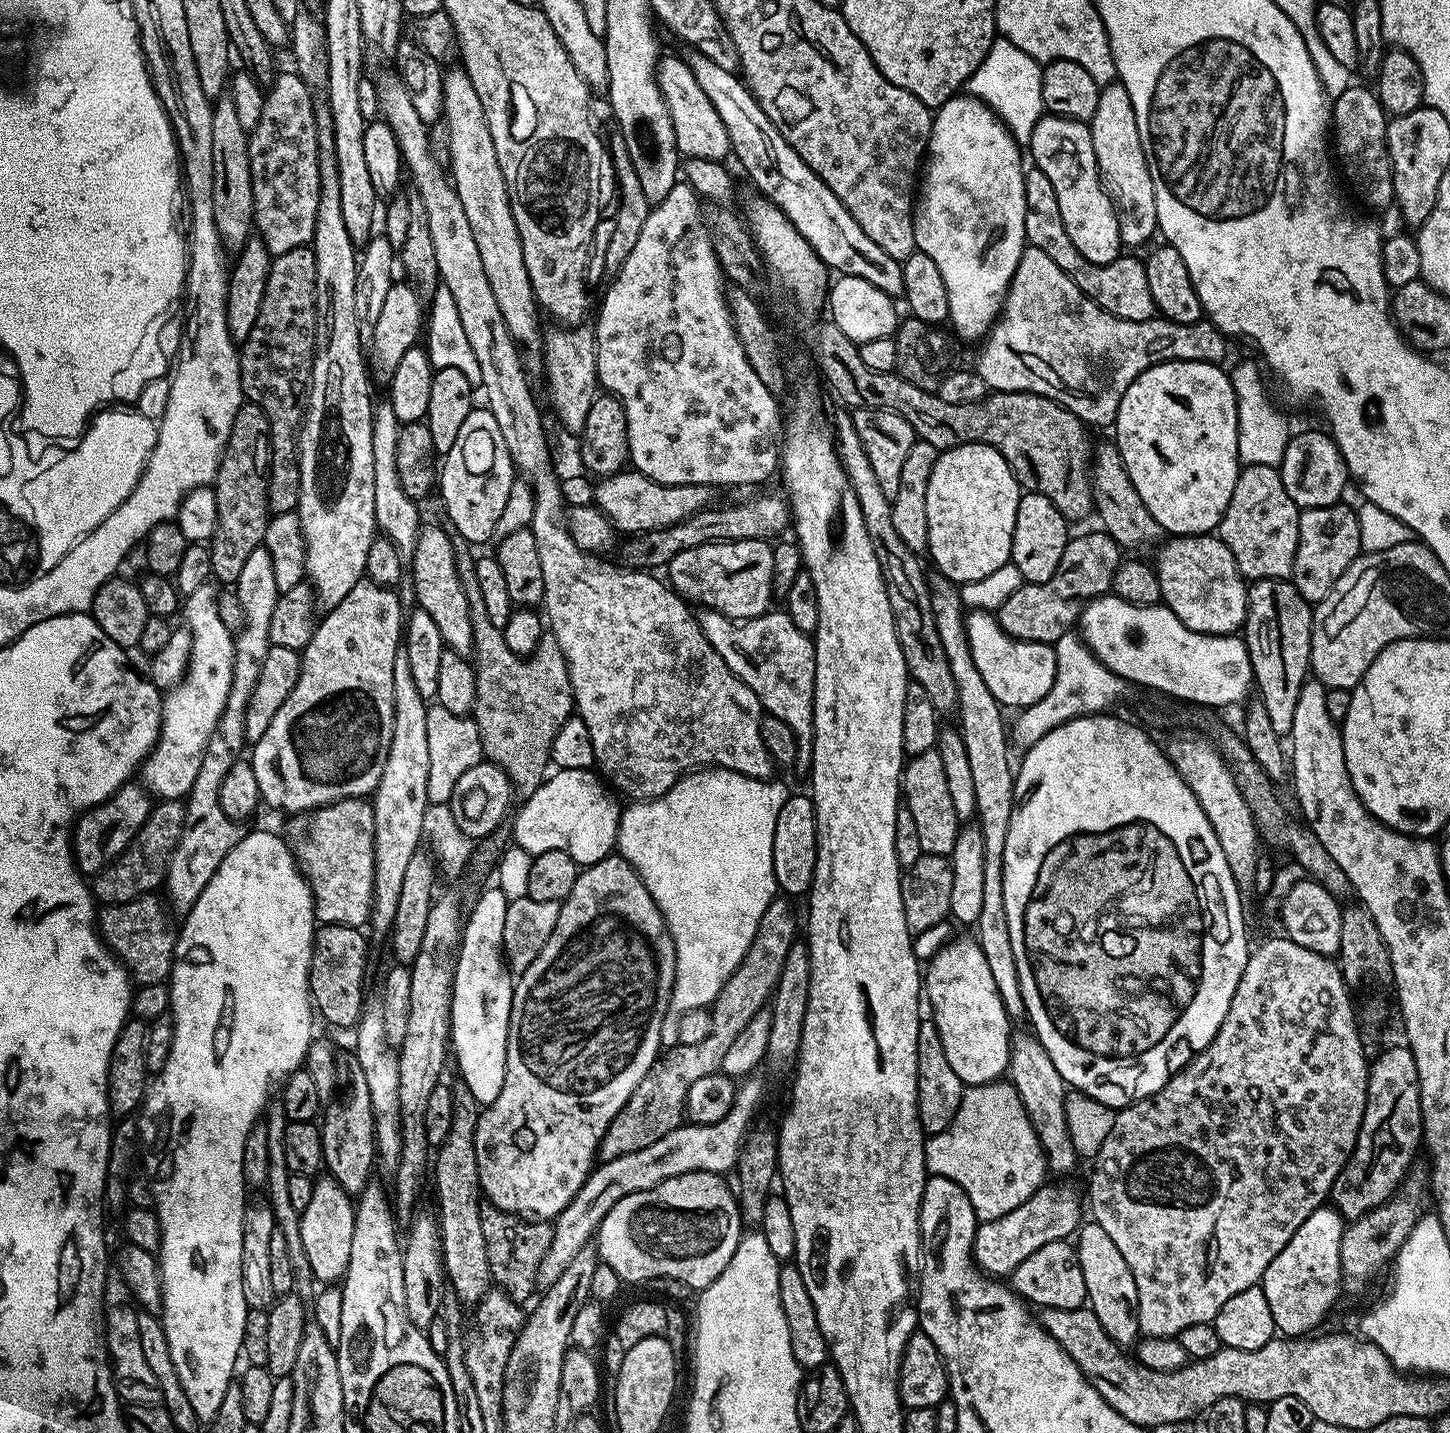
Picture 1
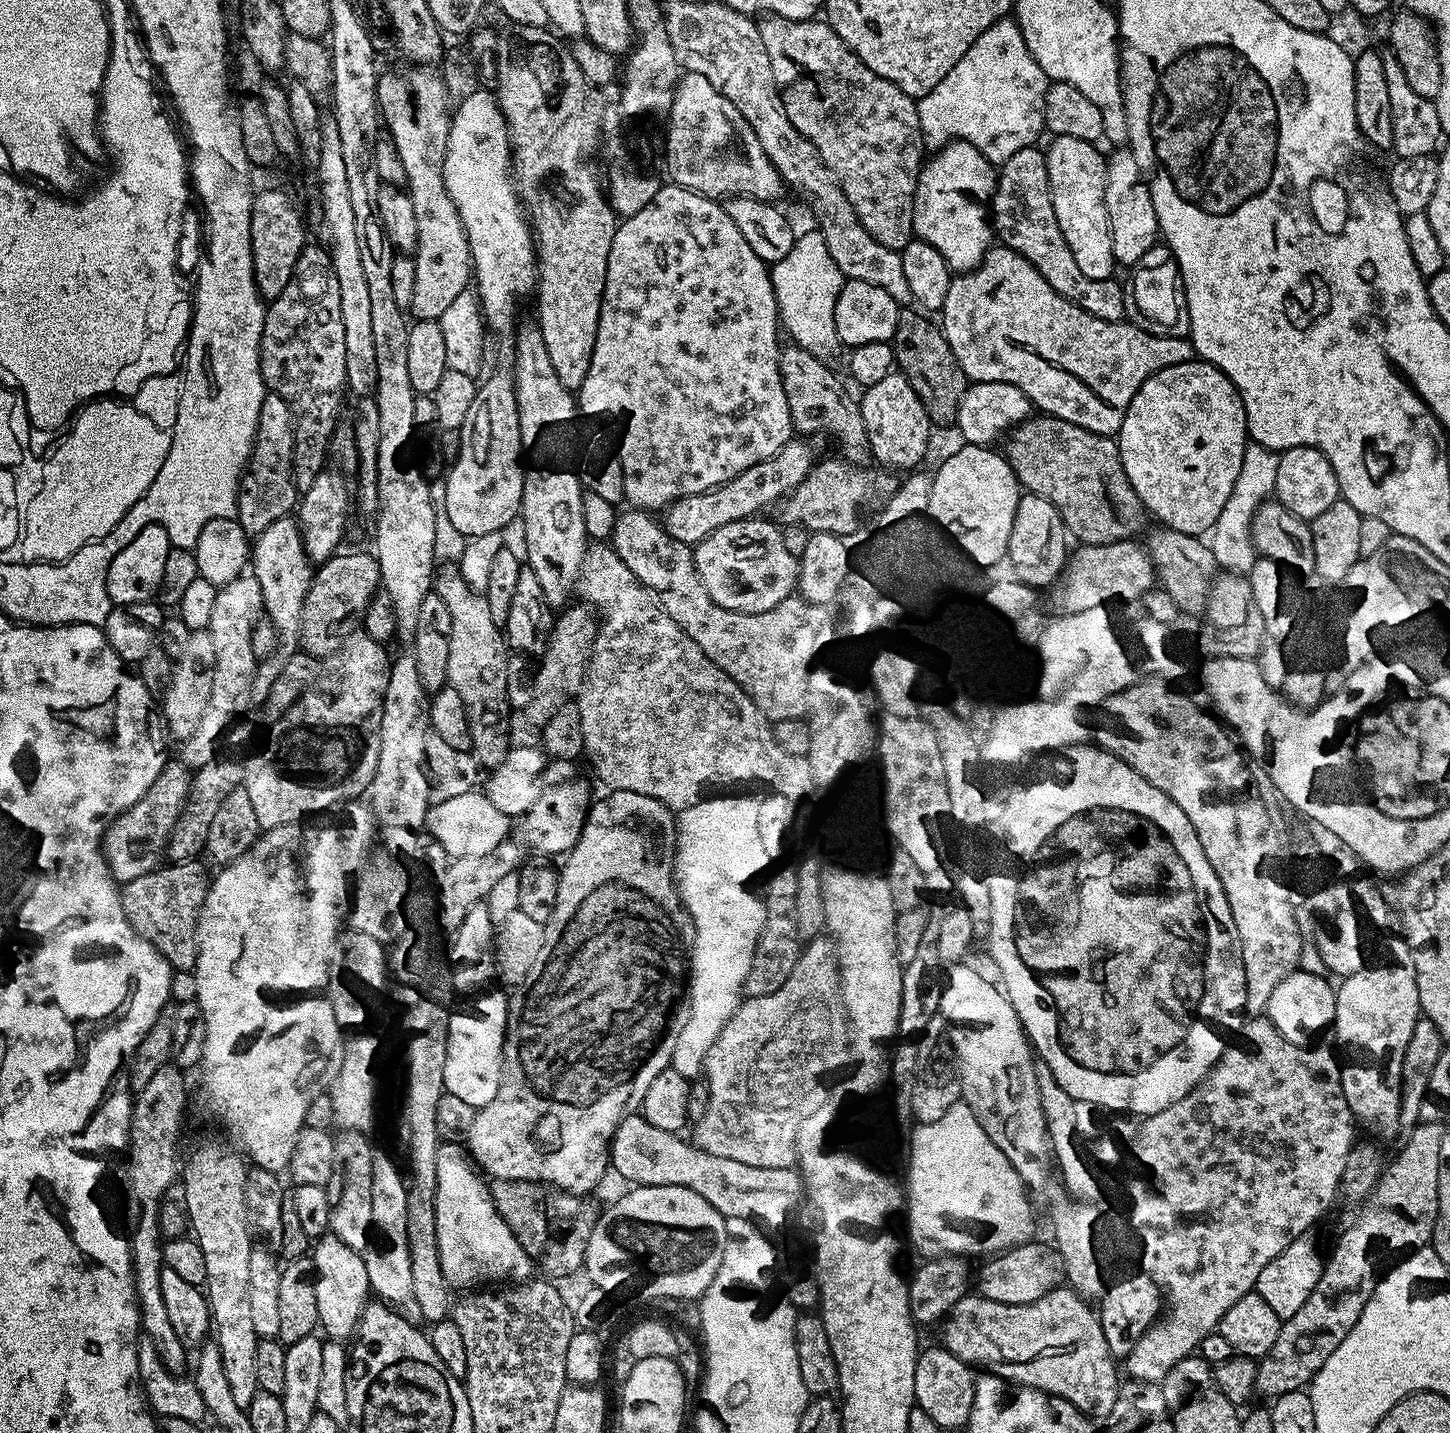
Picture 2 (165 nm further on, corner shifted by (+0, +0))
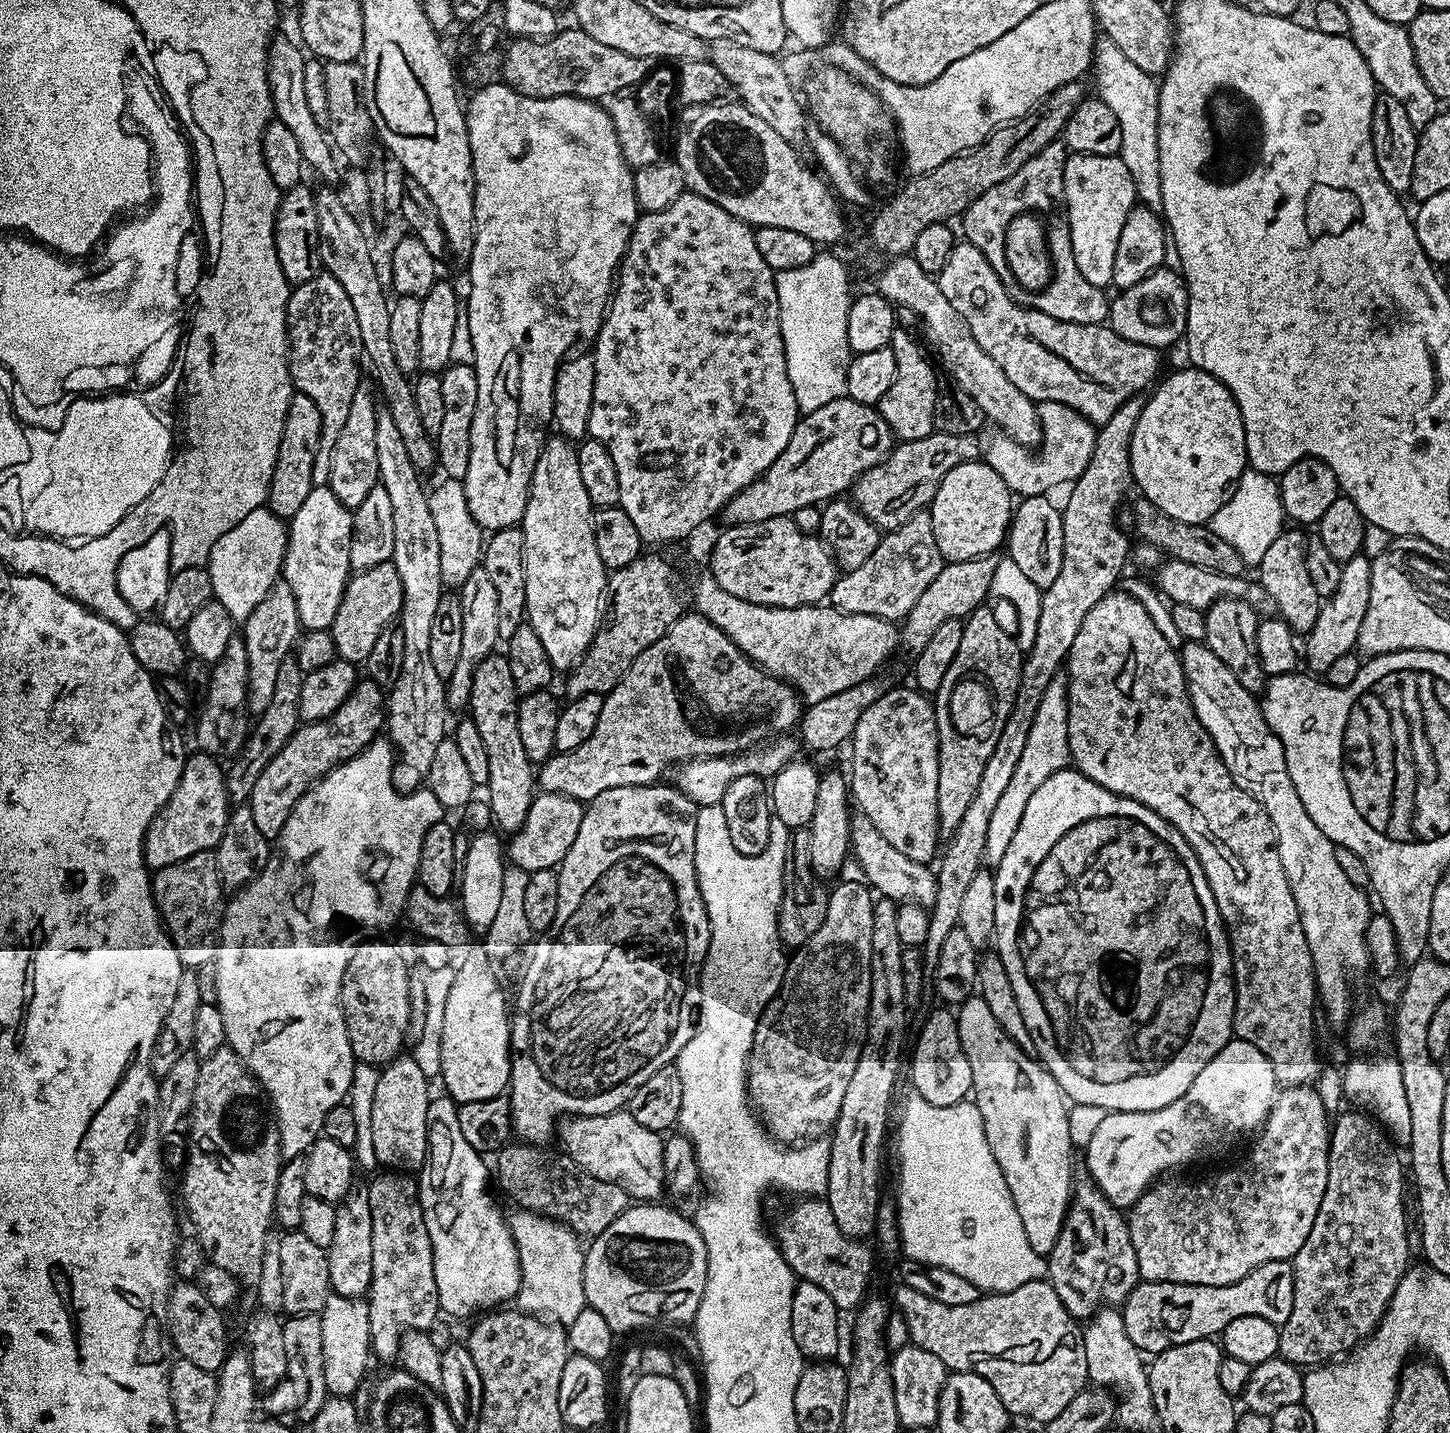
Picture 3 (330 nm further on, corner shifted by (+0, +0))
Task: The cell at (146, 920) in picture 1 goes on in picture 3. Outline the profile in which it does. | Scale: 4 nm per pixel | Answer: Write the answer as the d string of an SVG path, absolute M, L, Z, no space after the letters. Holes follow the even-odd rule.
M212 852L194 854L182 862L174 862L174 866L162 866L151 873L152 897L156 908L160 911L160 919L164 925L174 950L178 950L178 958L185 969L195 970L204 964L215 961L218 947L218 933L220 922L224 918L226 907L226 889L220 878L220 871L216 865L216 858Z

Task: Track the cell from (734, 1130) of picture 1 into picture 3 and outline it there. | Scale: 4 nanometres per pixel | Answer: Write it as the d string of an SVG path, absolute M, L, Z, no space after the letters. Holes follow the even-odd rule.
M863 879L844 880L836 889L831 889L826 922L818 926L810 942L791 953L780 991L765 1006L754 1030L754 1042L748 1055L748 1099L769 1137L785 1146L823 1137L833 1127L846 1086L858 1064L867 1038L867 1008L870 1006L873 903L873 889Z

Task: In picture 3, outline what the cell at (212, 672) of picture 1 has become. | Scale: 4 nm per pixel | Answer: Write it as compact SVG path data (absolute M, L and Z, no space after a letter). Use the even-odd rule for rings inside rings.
M283 578L277 580L275 586L266 594L266 598L262 598L262 602L258 602L256 609L243 621L242 628L242 639L248 659L246 708L253 714L259 714L266 710L266 706L270 706L274 698L274 685L278 683L278 666L282 666L282 662L289 659L297 640L302 635L294 590L290 590L290 586Z

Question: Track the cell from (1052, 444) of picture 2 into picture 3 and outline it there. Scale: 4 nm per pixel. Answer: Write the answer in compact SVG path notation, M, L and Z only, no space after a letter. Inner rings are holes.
M1143 498L1137 500L1132 512L1136 515L1136 532L1143 543L1153 544L1167 557L1190 562L1190 566L1202 566L1202 570L1214 570L1214 574L1245 575L1246 565L1242 554L1238 554L1238 550L1234 550L1234 546L1230 546L1226 538L1218 538L1218 534L1214 534L1211 526L1171 520L1166 513L1155 508L1149 500Z

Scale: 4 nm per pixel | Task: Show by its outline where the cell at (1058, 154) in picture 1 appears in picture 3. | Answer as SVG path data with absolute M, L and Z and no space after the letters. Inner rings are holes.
M1081 152L1069 155L1064 171L1064 207L1066 209L1066 235L1070 238L1072 249L1074 250L1074 262L1078 262L1078 270L1090 286L1098 286L1107 289L1114 278L1114 250L1118 250L1118 237L1122 235L1122 225L1126 222L1126 214L1135 208L1138 201L1134 190L1134 178L1130 178L1130 170L1126 170L1126 162L1120 160L1119 155L1115 156L1095 156L1094 154L1082 154Z

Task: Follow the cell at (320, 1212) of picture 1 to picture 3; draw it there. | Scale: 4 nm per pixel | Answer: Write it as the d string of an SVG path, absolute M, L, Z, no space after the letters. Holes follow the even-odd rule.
M335 1294L329 1296L324 1311L319 1313L324 1323L322 1358L326 1386L333 1396L355 1397L364 1375L368 1372L368 1360L372 1356L372 1335L370 1334L370 1310L360 1298L346 1298Z

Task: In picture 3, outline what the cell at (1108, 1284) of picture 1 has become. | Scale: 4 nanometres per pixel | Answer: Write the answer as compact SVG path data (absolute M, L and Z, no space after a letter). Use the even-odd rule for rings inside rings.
M1291 1260L1266 1262L1246 1278L1230 1282L1230 1286L1198 1286L1178 1282L1141 1280L1130 1290L1122 1305L1126 1334L1141 1353L1155 1354L1186 1342L1216 1338L1234 1318L1257 1316L1277 1326L1290 1318L1294 1306L1294 1270Z

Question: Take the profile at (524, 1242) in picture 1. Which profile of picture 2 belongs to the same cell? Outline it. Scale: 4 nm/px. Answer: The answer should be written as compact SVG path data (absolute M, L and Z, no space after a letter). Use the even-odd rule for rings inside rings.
M493 1179L490 1191L498 1214L502 1214L522 1250L526 1250L539 1271L541 1268L545 1272L541 1272L545 1277L572 1276L583 1269L586 1246L602 1211L601 1205L596 1205L591 1195L572 1196L550 1184L525 1180Z

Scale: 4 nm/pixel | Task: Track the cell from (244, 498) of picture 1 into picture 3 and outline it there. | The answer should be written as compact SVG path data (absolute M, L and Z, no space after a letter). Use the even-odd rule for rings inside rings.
M293 391L290 398L290 406L286 410L284 419L284 429L282 438L278 446L278 458L274 466L274 474L270 478L268 487L267 508L287 522L294 514L298 514L302 502L306 502L310 490L313 488L312 463L318 450L318 442L322 434L322 413L318 410L311 398L306 398L306 394Z

